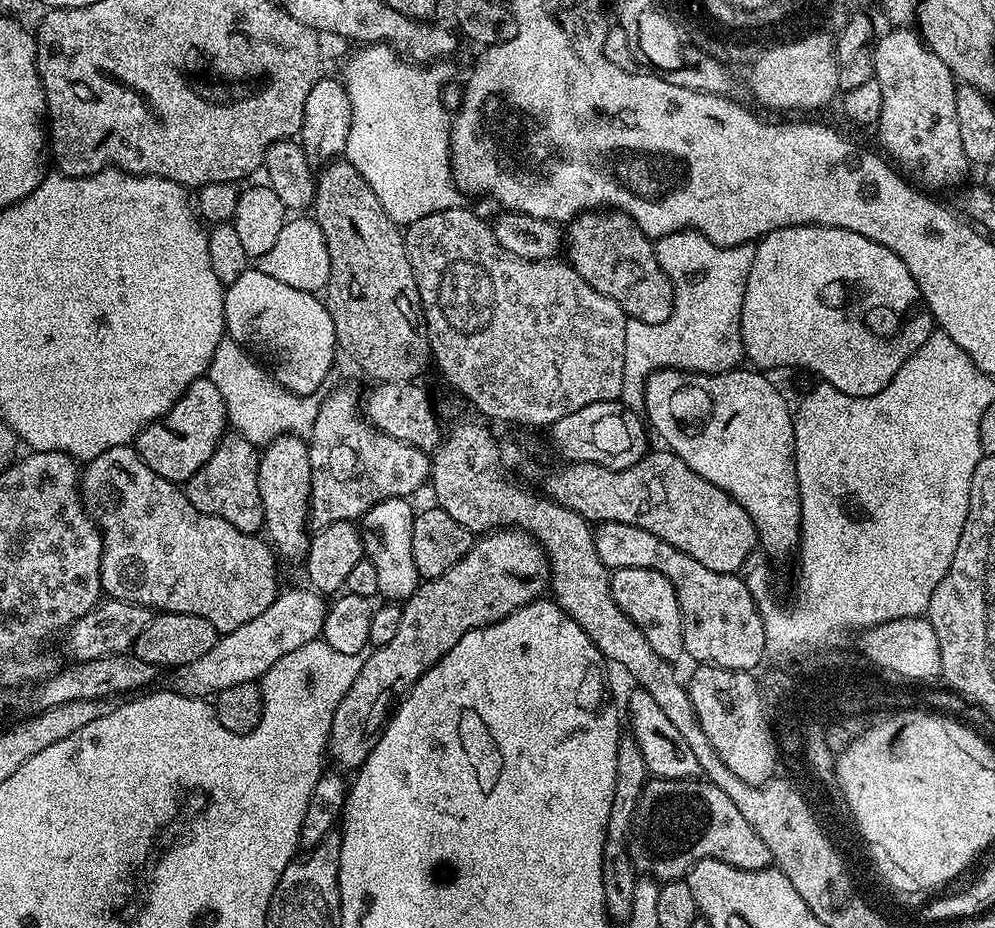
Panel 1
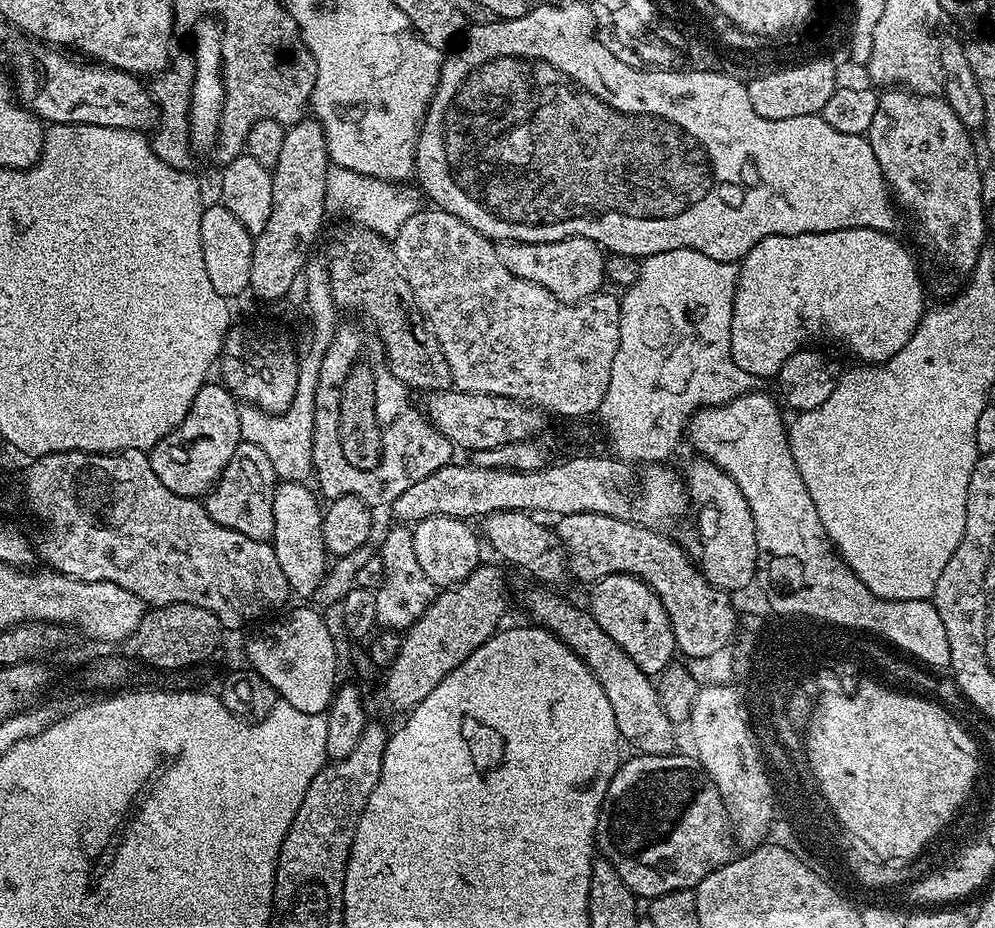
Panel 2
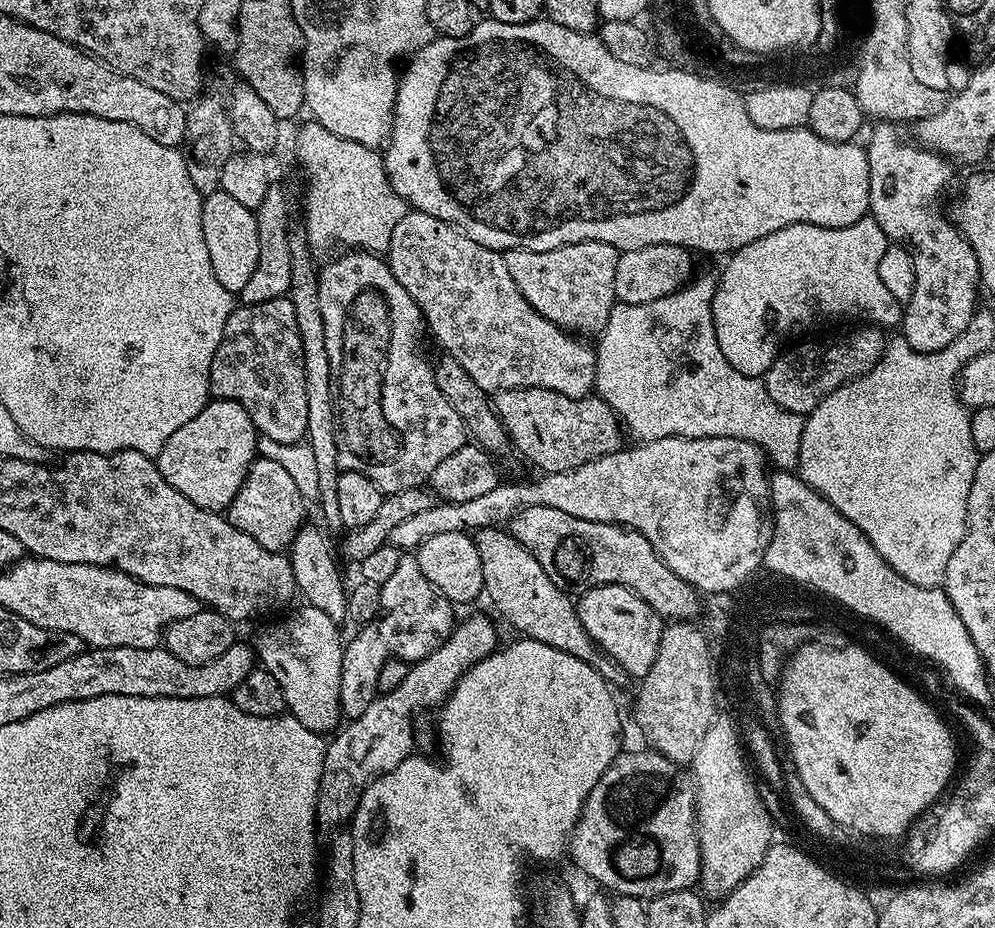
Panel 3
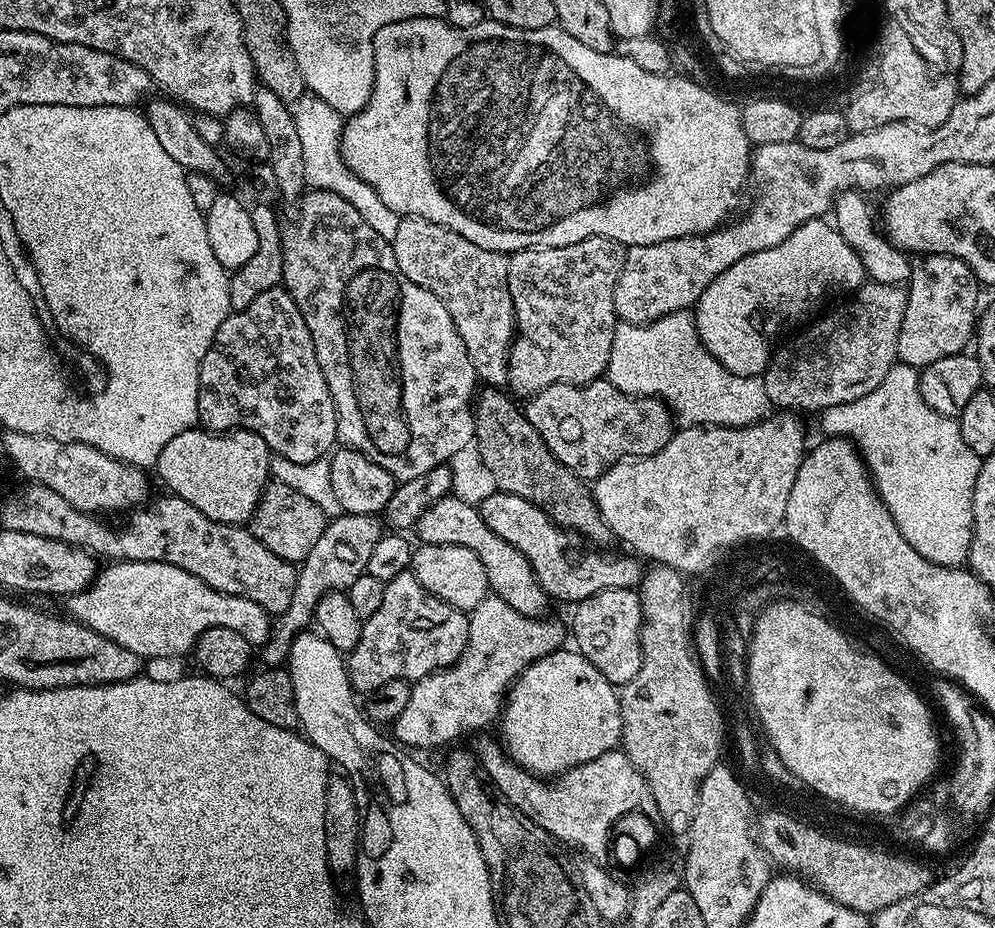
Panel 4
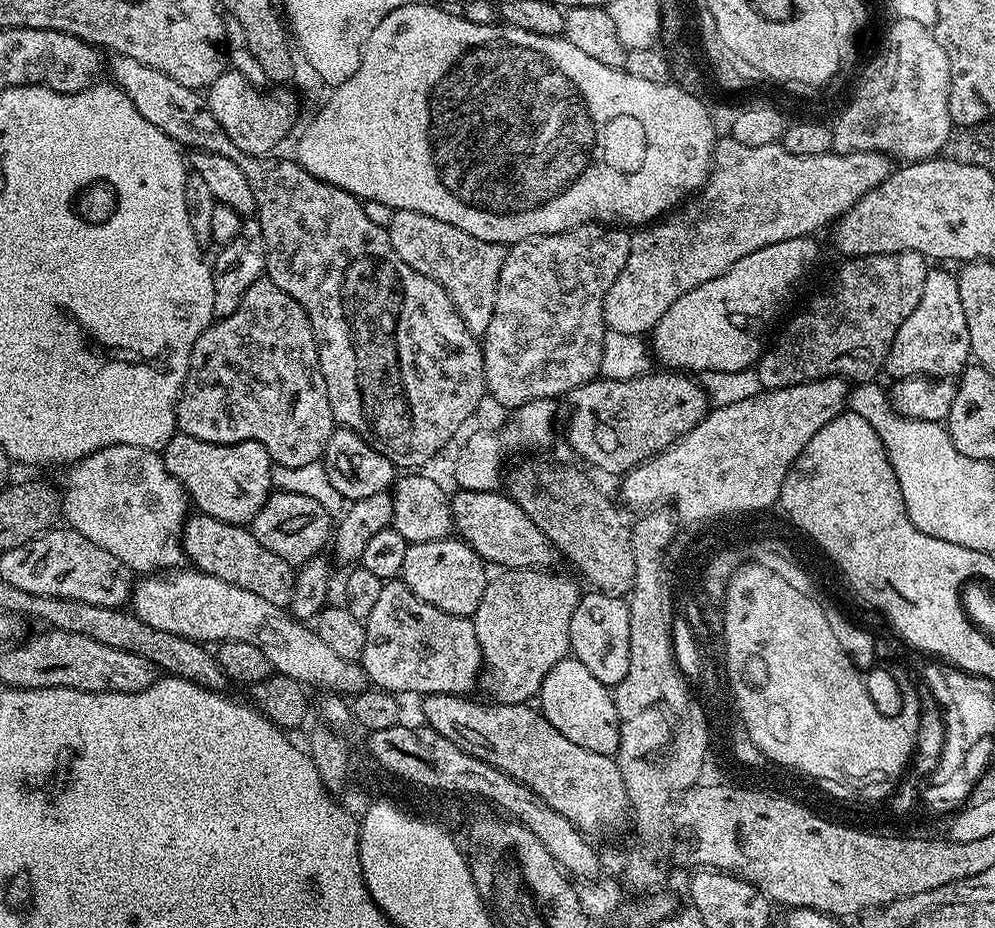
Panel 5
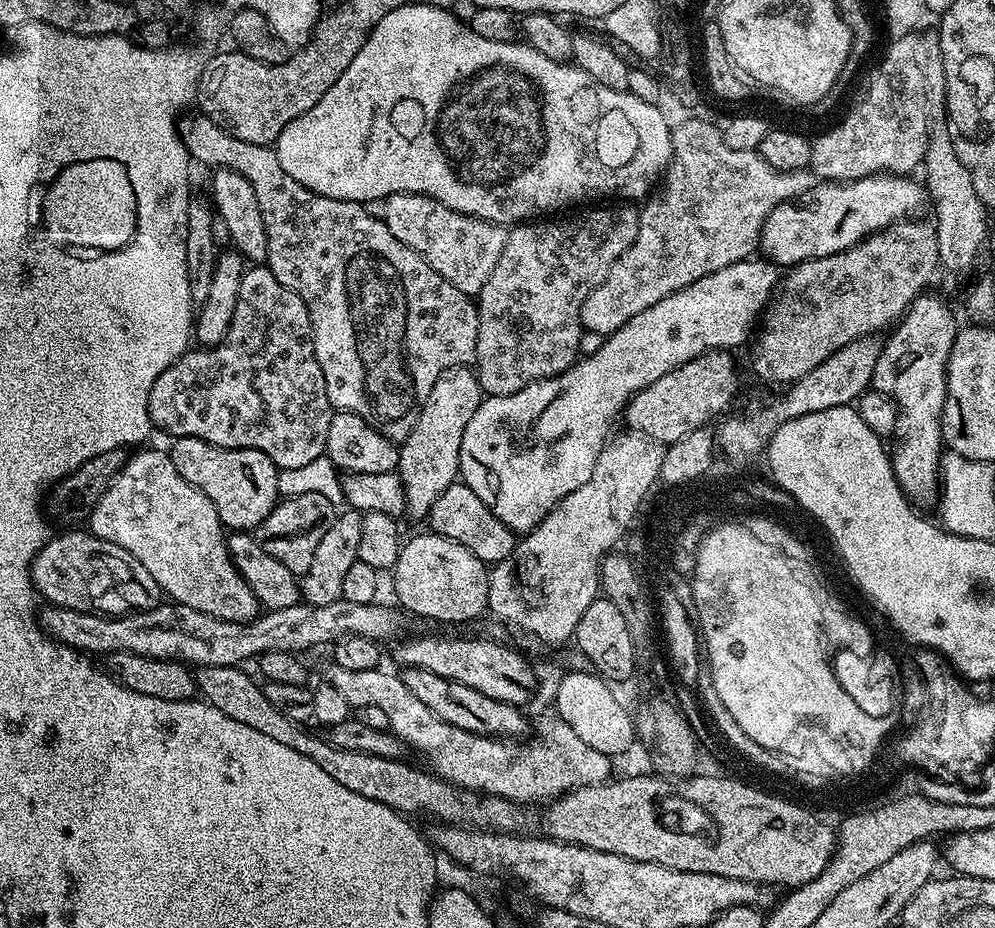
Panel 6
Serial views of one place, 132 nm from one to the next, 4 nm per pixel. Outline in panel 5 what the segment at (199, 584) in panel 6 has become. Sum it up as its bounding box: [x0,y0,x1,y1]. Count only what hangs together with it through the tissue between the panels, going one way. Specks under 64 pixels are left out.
[62,444,190,574]

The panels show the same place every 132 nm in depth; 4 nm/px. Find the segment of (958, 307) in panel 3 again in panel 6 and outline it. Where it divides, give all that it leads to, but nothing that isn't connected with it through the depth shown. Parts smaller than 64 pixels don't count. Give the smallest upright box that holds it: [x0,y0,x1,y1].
[871,294,958,506]

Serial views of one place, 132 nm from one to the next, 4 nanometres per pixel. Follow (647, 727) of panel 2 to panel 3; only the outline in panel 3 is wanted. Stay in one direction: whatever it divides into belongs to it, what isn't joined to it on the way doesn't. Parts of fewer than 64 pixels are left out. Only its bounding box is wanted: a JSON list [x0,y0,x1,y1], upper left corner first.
[474,527,622,682]

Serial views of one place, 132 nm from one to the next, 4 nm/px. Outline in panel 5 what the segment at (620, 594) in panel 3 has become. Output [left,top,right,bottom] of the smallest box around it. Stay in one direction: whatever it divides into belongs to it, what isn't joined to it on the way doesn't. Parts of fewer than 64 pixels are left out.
[570,590,630,686]

